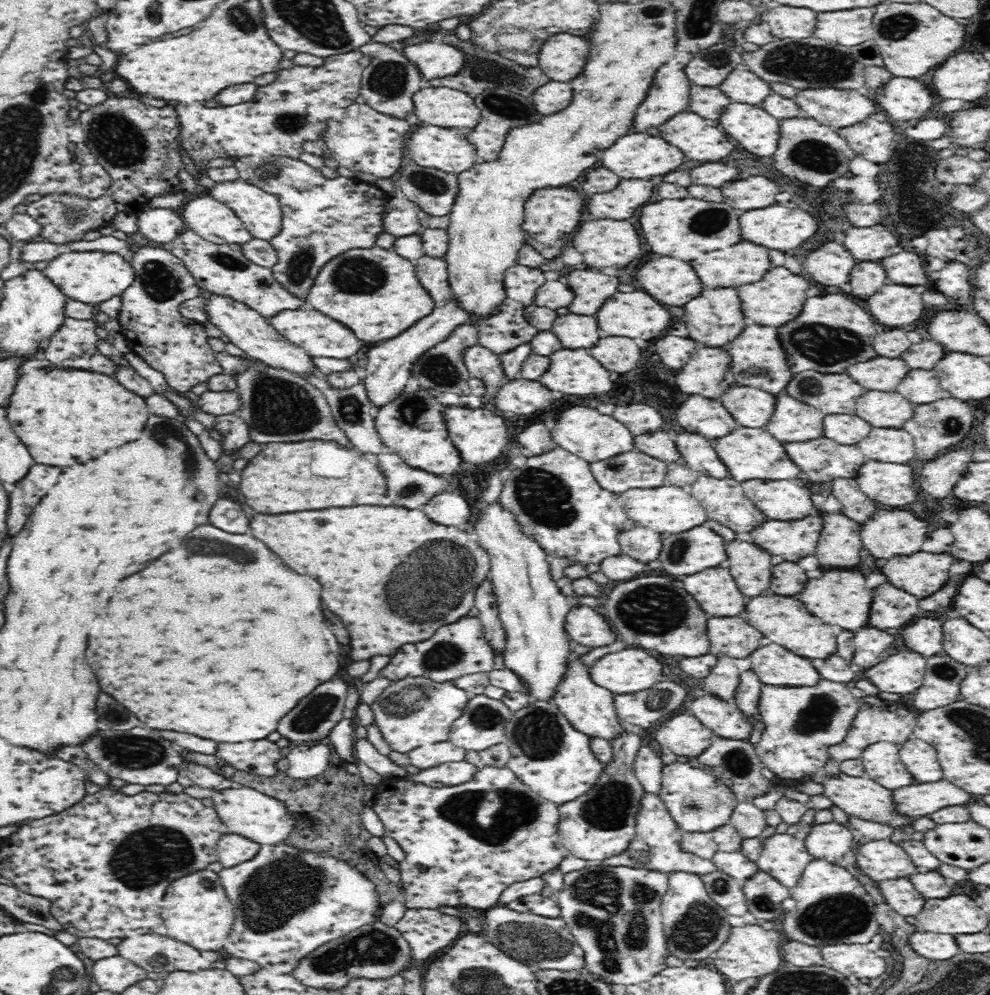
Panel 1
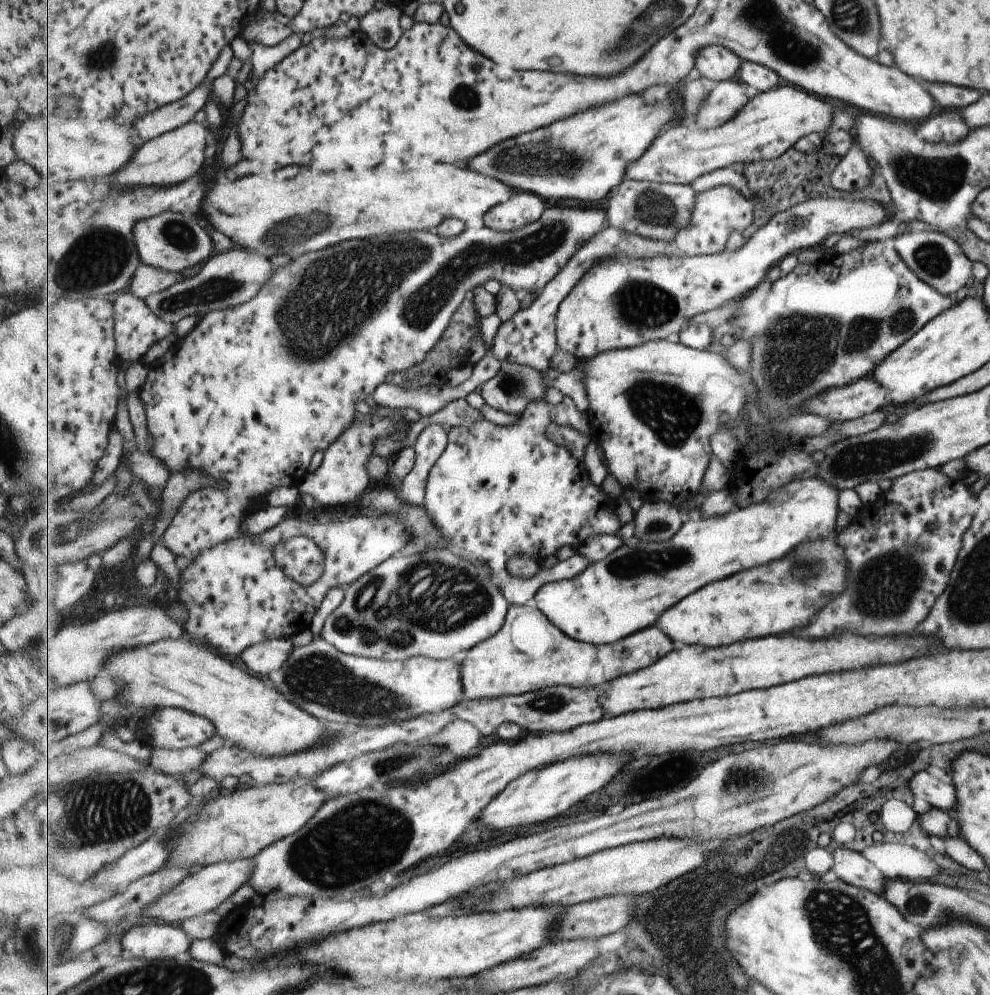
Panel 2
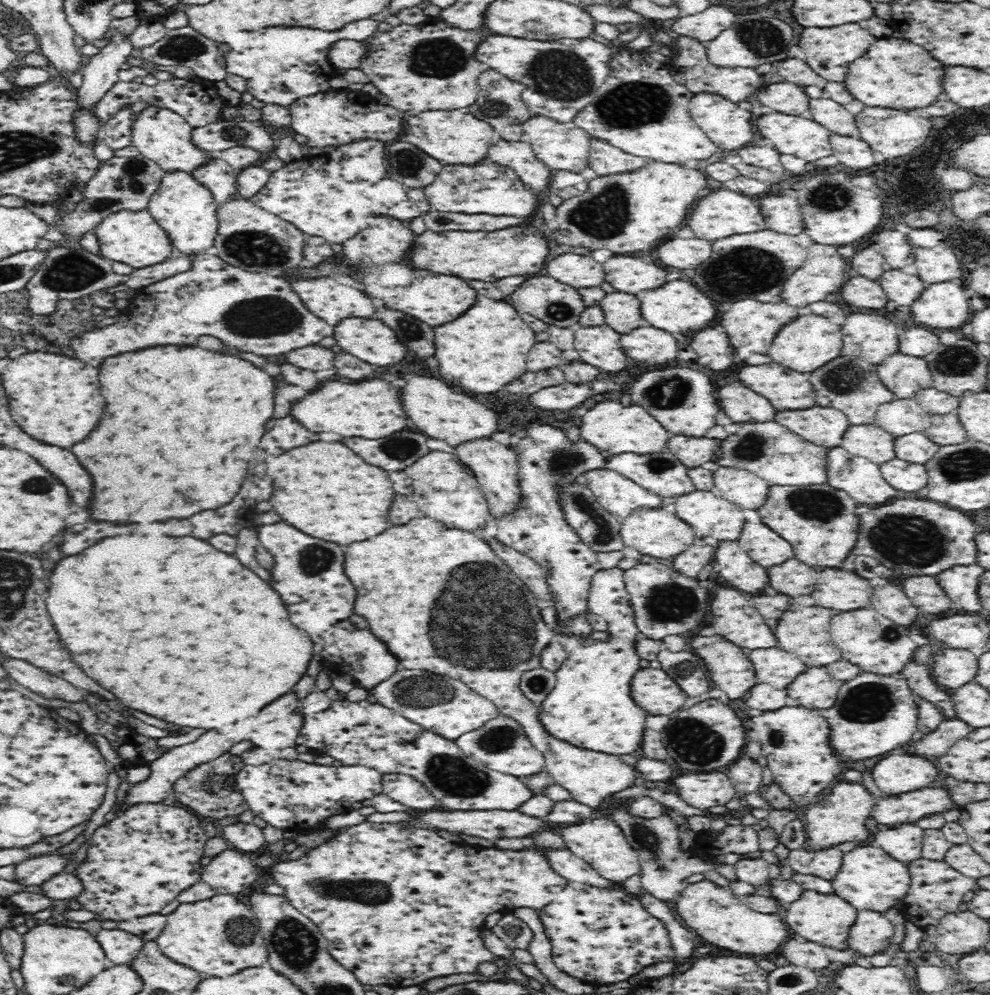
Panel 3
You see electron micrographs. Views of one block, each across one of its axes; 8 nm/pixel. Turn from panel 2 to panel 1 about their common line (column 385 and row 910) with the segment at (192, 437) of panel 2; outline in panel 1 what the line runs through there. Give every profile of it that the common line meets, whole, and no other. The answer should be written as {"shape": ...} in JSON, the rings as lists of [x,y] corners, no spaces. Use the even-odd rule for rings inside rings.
{"shape":[[[278,843],[260,845],[254,858],[223,868],[219,881],[234,905],[235,921],[223,949],[230,957],[257,962],[261,968],[288,974],[319,946],[361,929],[363,926],[380,921],[383,907],[374,882],[342,861],[331,852],[310,852],[296,846]]]}

